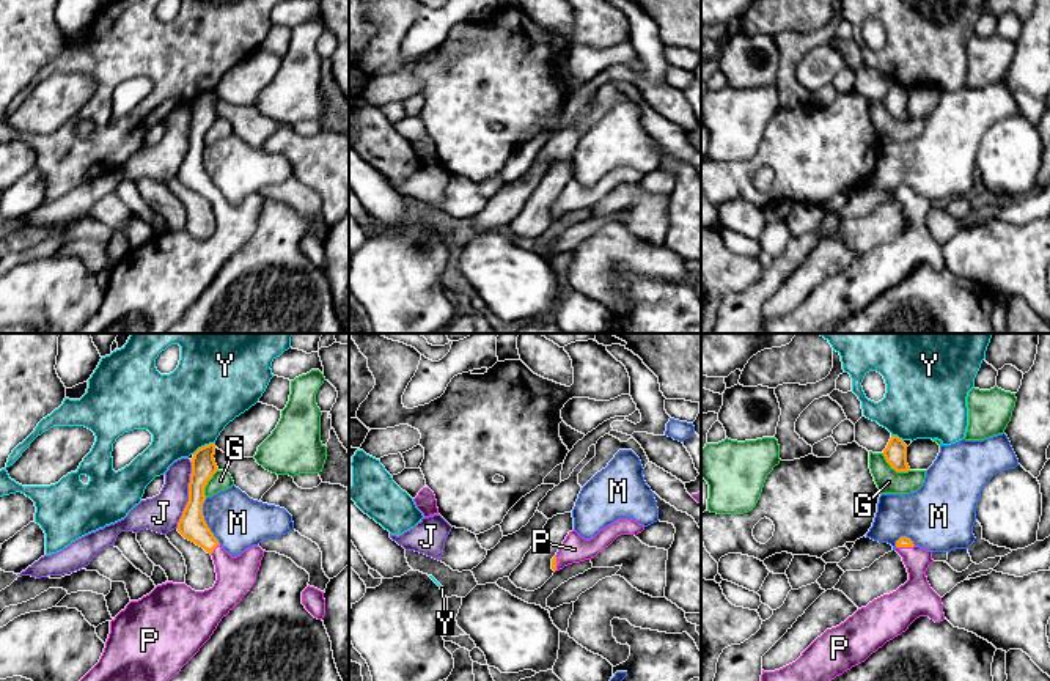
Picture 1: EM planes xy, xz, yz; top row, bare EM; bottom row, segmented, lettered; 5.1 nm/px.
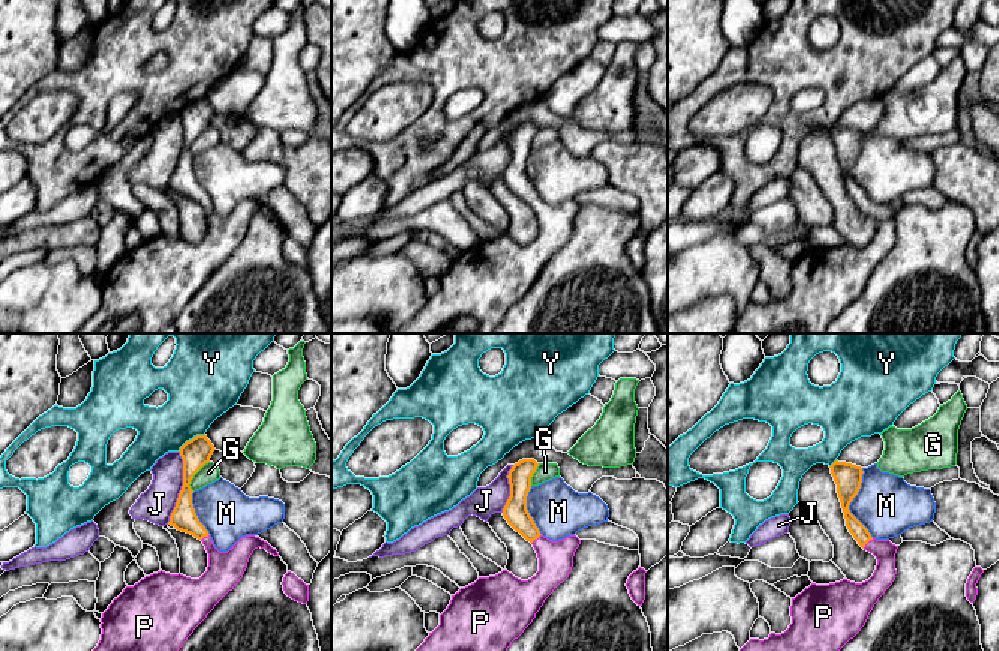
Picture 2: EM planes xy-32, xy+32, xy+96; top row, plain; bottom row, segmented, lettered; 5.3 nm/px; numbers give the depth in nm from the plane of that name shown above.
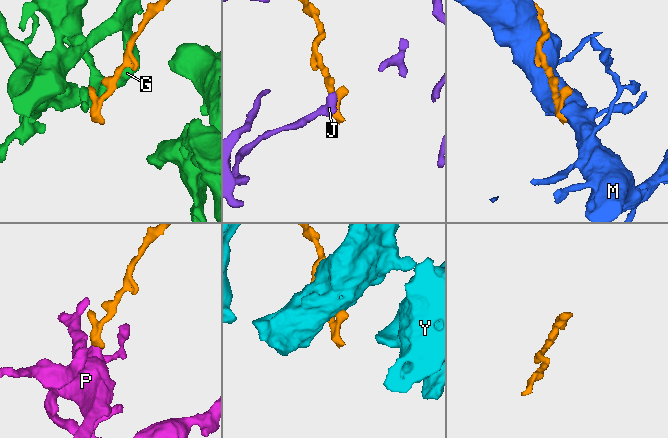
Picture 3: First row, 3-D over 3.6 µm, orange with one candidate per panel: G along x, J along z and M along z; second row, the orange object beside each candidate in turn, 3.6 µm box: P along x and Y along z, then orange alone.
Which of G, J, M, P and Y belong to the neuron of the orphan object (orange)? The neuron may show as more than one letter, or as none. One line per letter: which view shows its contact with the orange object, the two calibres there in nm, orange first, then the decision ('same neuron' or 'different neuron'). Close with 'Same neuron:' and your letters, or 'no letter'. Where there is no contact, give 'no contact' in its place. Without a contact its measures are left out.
G: meets orange in yz; 120 nm thick on the orange side, 130 nm on the other; different neuron
J: meets orange in xy; 140 nm thick on the orange side, 190 nm on the other; different neuron
M: meets orange in xy; 140 nm thick on the orange side, 280 nm on the other; different neuron
P: meets orange in yz; 60 nm thick on the orange side, 160 nm on the other; same neuron
Y: meets orange in xy; 130 nm thick on the orange side, 400 nm on the other; different neuron
Same neuron: P

